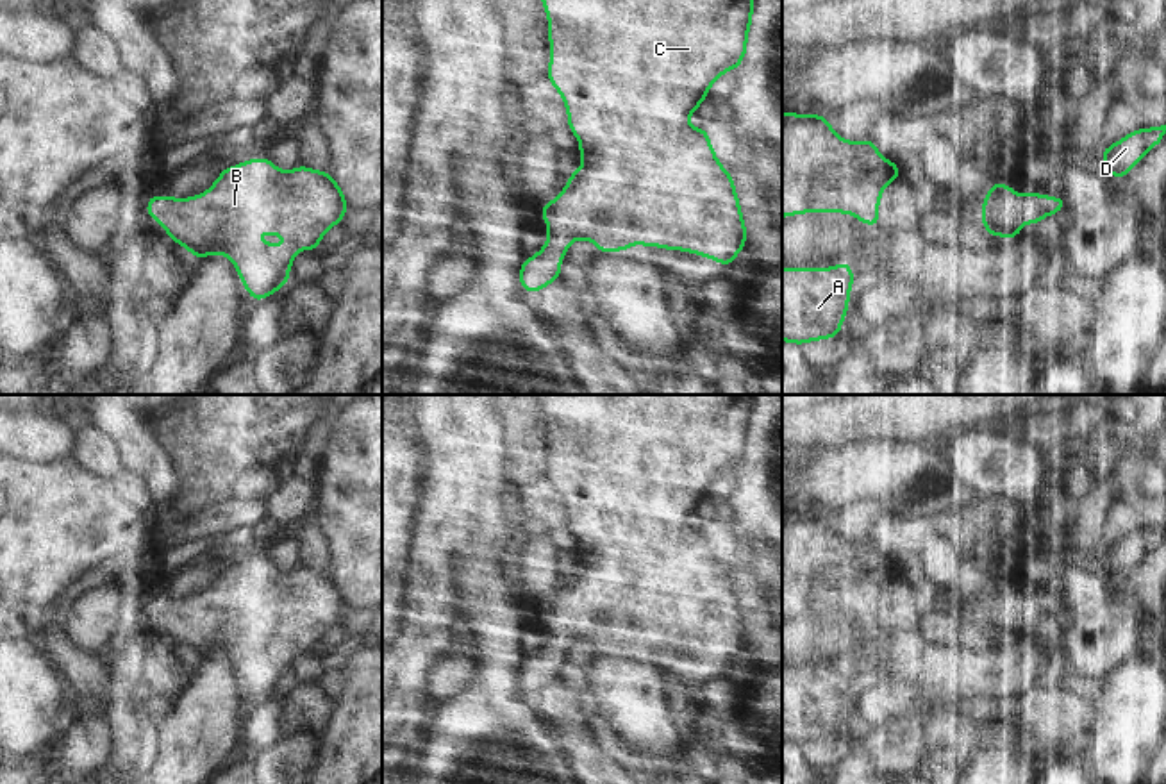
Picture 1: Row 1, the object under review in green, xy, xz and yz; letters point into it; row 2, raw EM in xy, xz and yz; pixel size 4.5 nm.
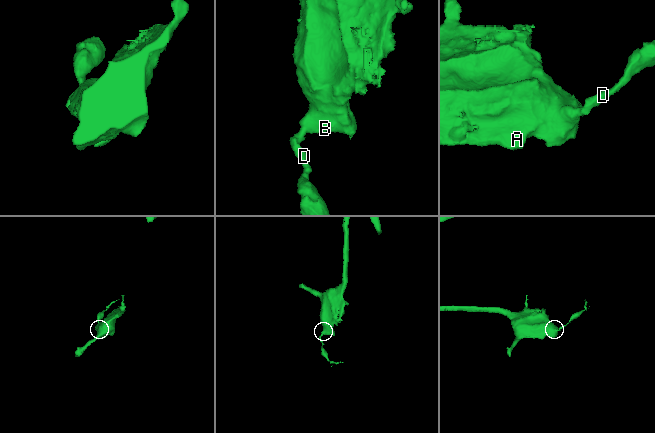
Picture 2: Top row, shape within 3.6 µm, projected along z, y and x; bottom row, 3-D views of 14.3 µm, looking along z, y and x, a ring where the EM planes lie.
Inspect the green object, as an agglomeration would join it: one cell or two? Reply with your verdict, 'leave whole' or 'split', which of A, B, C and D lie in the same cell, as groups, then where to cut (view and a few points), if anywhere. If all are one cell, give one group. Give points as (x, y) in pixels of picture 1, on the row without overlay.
leave whole; A B C D; no cut

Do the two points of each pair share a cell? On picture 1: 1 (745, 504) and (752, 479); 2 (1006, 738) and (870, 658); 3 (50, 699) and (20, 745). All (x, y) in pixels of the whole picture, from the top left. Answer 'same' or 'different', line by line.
1: same
2: different
3: same

